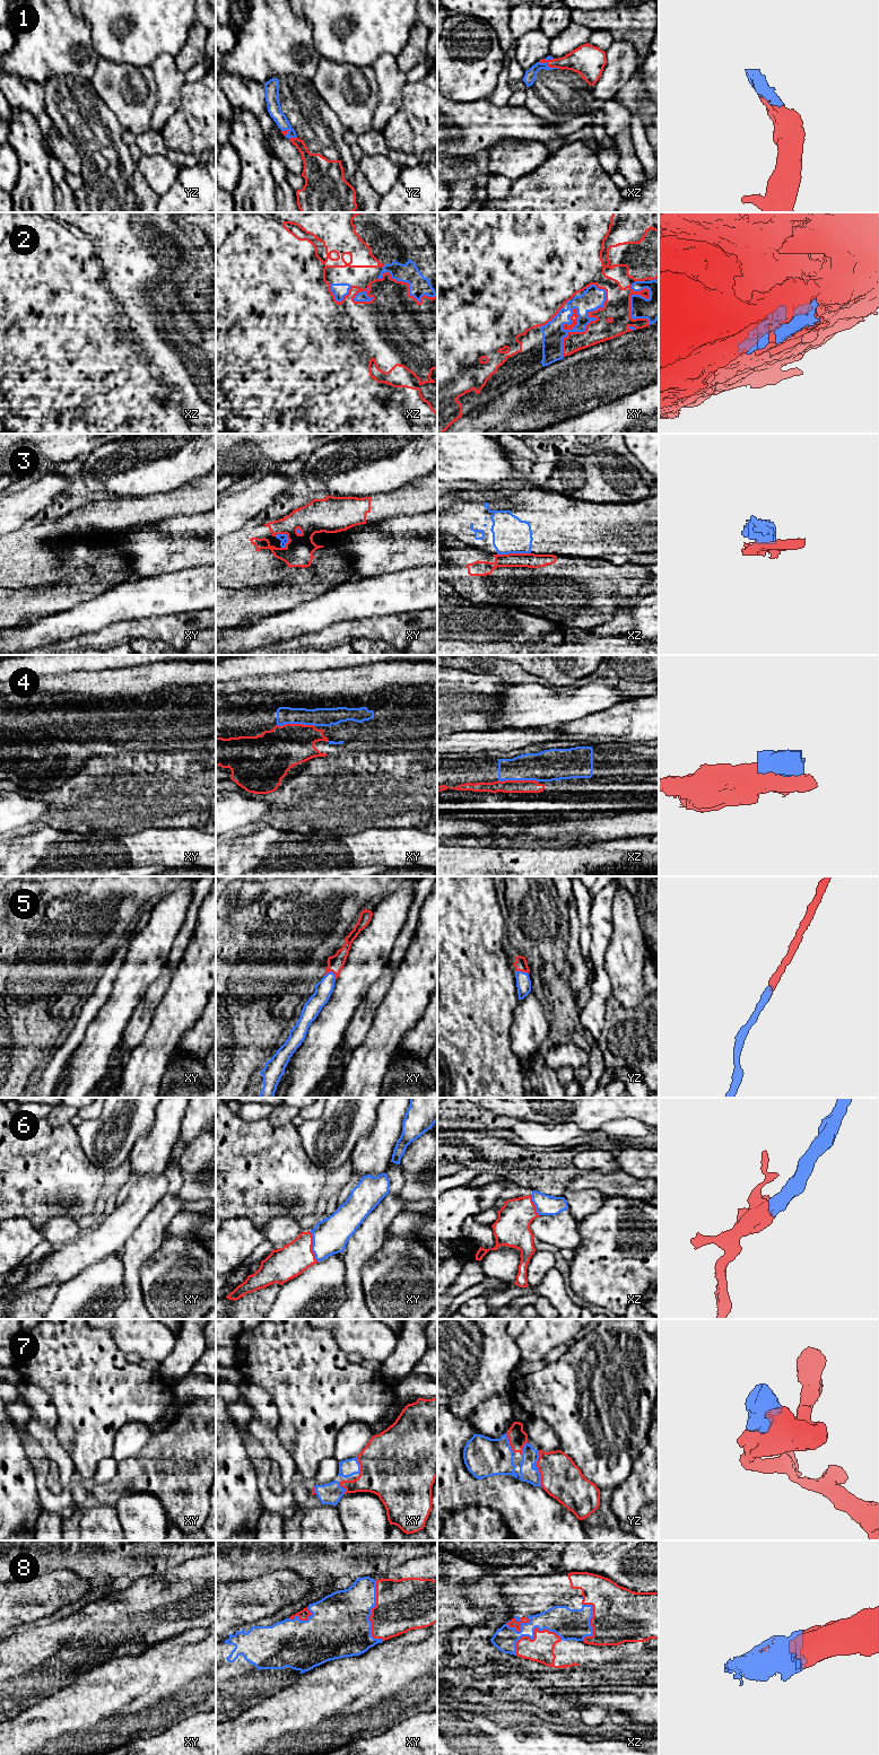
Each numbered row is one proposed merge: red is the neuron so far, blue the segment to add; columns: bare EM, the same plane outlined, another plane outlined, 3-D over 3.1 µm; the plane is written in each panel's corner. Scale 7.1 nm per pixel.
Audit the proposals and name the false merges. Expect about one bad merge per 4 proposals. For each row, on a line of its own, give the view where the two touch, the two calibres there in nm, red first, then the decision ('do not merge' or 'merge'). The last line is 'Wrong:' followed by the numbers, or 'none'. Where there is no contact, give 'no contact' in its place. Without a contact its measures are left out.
1: meets red in xz; 200 nm thick on the red side, 90 nm on the other; merge
2: meets red in xy; 190 nm thick on the red side, 160 nm on the other; merge
3: meets red in xz; 110 nm thick on the red side, 260 nm on the other; do not merge
4: meets red in xz; 100 nm thick on the red side, 220 nm on the other; do not merge
5: meets red in xy; 120 nm thick on the red side, 120 nm on the other; merge
6: meets red in xy; 240 nm thick on the red side, 260 nm on the other; merge
7: meets red in yz; 280 nm thick on the red side, 120 nm on the other; merge
8: meets red in xz; 180 nm thick on the red side, 220 nm on the other; merge
Wrong: 3, 4

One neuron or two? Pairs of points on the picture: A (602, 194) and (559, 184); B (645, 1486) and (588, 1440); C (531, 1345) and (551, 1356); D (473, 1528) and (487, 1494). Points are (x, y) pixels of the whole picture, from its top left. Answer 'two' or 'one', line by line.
A: one
B: two
C: two
D: two

